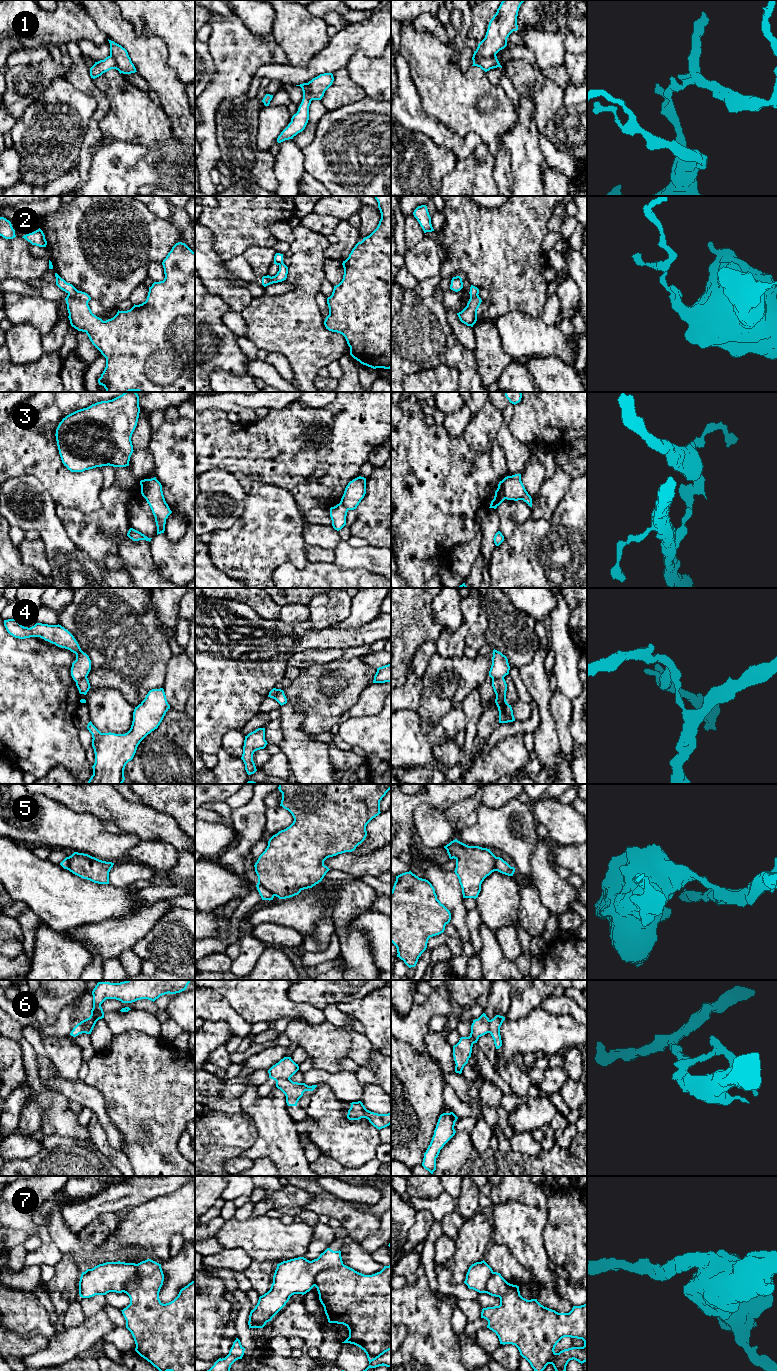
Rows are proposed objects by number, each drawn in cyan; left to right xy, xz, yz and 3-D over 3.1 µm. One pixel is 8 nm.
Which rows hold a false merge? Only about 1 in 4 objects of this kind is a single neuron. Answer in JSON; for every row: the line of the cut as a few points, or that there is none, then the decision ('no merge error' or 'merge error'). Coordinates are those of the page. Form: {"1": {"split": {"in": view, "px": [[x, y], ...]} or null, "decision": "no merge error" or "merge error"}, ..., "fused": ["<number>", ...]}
{"1": {"split": {"in": "yz", "px": [[495, 53], [489, 57], [479, 57], [474, 65]]}, "decision": "merge error"}, "2": {"split": {"in": "xy", "px": [[68, 293], [87, 303]]}, "decision": "merge error"}, "3": {"split": {"in": "yz", "px": [[502, 480], [502, 490], [506, 498]]}, "decision": "merge error"}, "4": {"split": {"in": "yz", "px": [[503, 677], [492, 679]]}, "decision": "merge error"}, "5": {"split": {"in": "xz", "px": [[258, 882], [273, 896]]}, "decision": "merge error"}, "6": {"split": {"in": "xz", "px": [[289, 1078], [278, 1078], [275, 1080]]}, "decision": "merge error"}, "7": {"split": {"in": "xz", "px": [[343, 1264], [321, 1270], [315, 1277], [314, 1285]]}, "decision": "merge error"}, "fused": ["1", "2", "3", "4", "5", "6", "7"]}

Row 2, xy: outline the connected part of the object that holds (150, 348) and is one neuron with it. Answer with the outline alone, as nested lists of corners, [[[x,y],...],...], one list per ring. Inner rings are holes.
[[[176,243],[166,258],[162,262],[165,278],[163,281],[154,282],[149,287],[148,296],[145,302],[135,305],[127,311],[119,311],[117,314],[106,321],[94,315],[87,302],[81,301],[69,294],[65,298],[69,320],[72,327],[78,331],[85,332],[92,344],[106,358],[106,367],[98,379],[99,385],[102,385],[106,392],[195,392],[195,252],[193,252],[185,243]]]

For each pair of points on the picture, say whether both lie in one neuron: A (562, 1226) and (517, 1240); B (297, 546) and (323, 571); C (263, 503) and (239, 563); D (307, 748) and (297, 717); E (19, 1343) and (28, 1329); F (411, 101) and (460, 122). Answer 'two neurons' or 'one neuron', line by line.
A: two neurons
B: two neurons
C: one neuron
D: one neuron
E: two neurons
F: two neurons

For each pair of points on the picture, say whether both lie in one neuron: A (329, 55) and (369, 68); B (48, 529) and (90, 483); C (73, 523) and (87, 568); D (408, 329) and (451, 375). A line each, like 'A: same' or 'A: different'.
A: different
B: different
C: different
D: different

